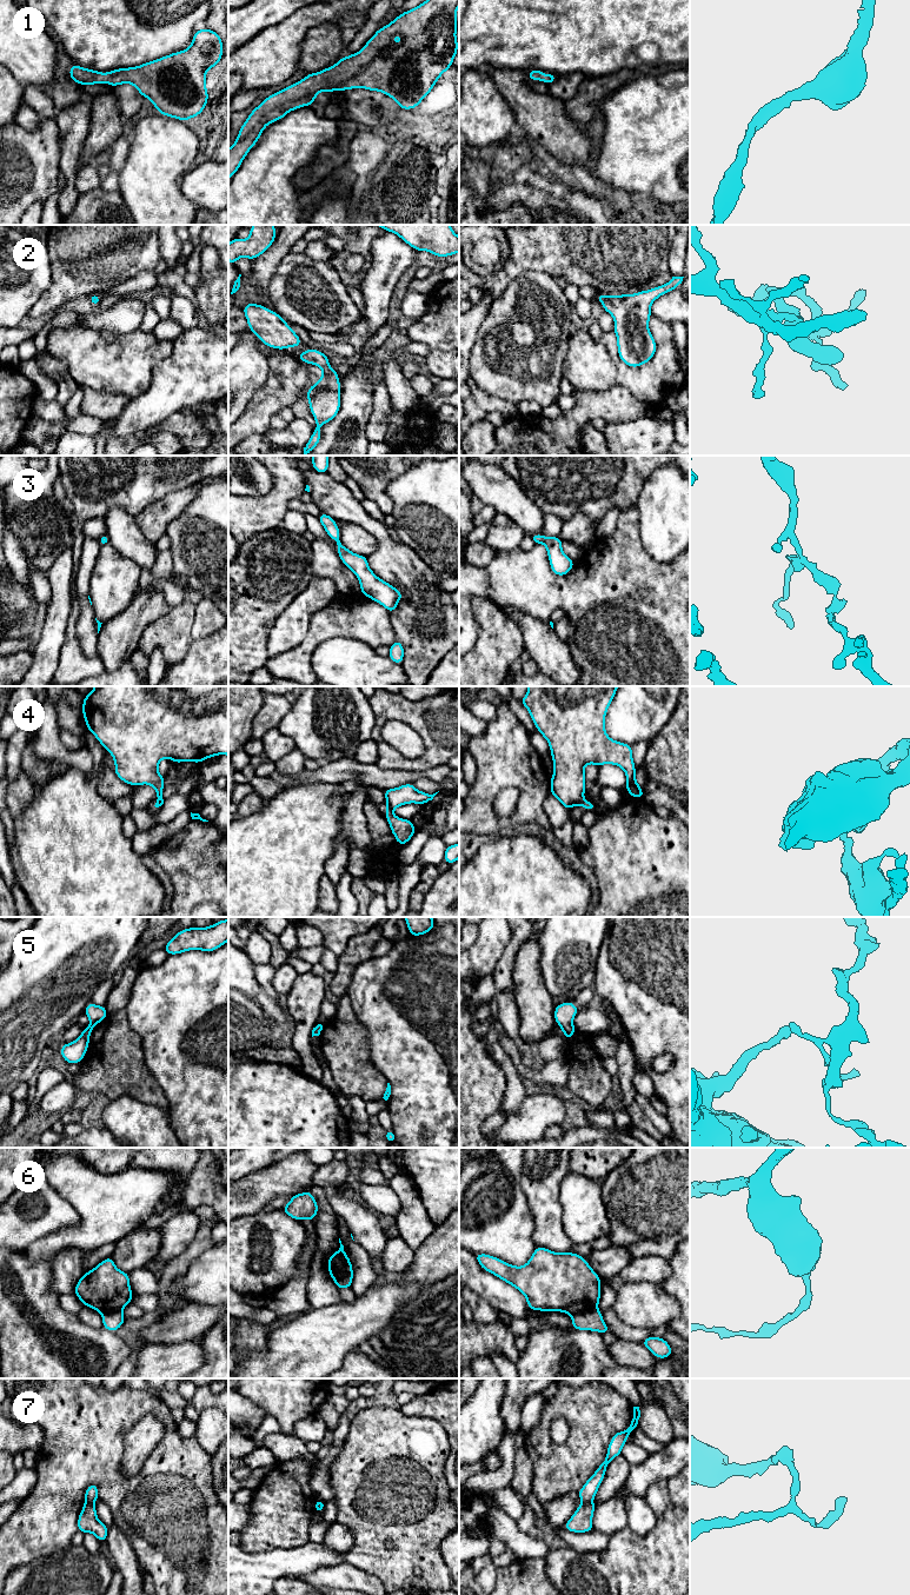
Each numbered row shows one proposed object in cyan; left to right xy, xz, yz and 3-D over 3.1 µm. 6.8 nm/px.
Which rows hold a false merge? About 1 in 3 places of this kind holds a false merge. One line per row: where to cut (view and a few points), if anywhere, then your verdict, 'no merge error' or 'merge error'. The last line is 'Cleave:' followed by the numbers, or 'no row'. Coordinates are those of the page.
1: no cut | no merge error
2: no cut | no merge error
3: no cut | no merge error
4: xz (386, 809), (391, 811) | merge error
5: no cut | no merge error
6: yz (597, 1308), (590, 1311), (576, 1313), (572, 1316) | merge error
7: yz (591, 1501), (582, 1503) | merge error
Cleave: 4, 6, 7

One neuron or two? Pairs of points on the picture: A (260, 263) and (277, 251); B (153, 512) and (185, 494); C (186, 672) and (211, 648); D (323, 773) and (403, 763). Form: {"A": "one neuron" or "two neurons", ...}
{"A": "one neuron", "B": "one neuron", "C": "one neuron", "D": "two neurons"}

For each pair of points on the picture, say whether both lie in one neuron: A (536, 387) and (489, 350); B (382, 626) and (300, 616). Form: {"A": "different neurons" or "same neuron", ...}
{"A": "same neuron", "B": "different neurons"}

